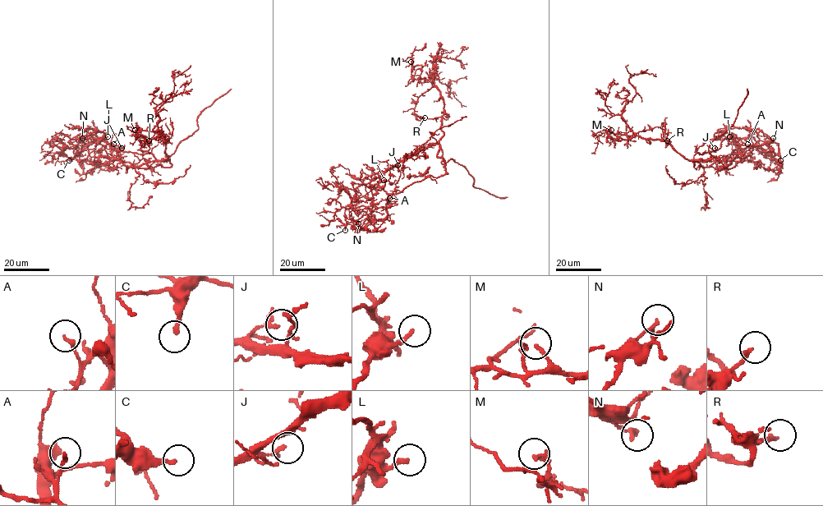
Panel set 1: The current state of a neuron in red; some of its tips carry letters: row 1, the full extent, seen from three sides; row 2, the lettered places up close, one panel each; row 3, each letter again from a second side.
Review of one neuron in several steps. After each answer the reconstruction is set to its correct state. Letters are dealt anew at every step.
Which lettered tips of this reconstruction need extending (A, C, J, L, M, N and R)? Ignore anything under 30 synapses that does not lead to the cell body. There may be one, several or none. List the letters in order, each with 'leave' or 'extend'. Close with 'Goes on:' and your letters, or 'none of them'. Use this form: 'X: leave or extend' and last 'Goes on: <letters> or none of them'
A: leave
C: leave
J: leave
L: leave
M: leave
N: leave
R: leave
Goes on: none of them

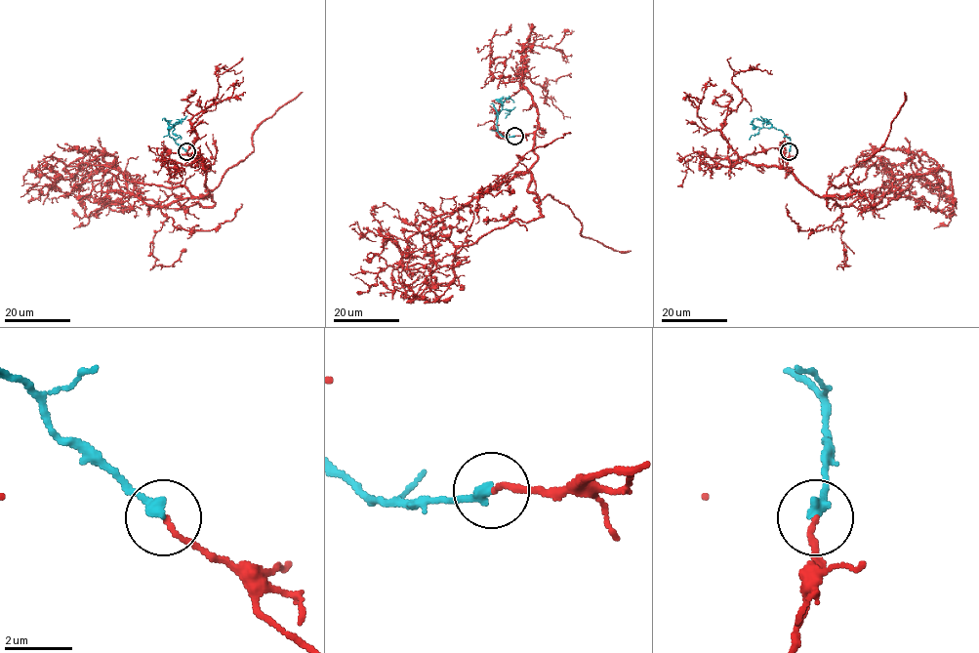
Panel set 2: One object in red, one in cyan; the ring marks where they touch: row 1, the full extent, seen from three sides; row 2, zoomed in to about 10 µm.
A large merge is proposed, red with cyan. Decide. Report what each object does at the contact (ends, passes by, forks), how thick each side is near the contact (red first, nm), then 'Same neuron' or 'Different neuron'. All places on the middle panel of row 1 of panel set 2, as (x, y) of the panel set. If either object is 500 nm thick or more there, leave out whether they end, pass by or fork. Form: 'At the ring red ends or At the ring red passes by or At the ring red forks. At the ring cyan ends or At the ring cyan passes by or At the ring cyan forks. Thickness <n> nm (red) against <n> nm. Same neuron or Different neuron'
At the ring red ends. At the ring cyan ends. Thickness 160 nm (red) against 340 nm. Same neuron

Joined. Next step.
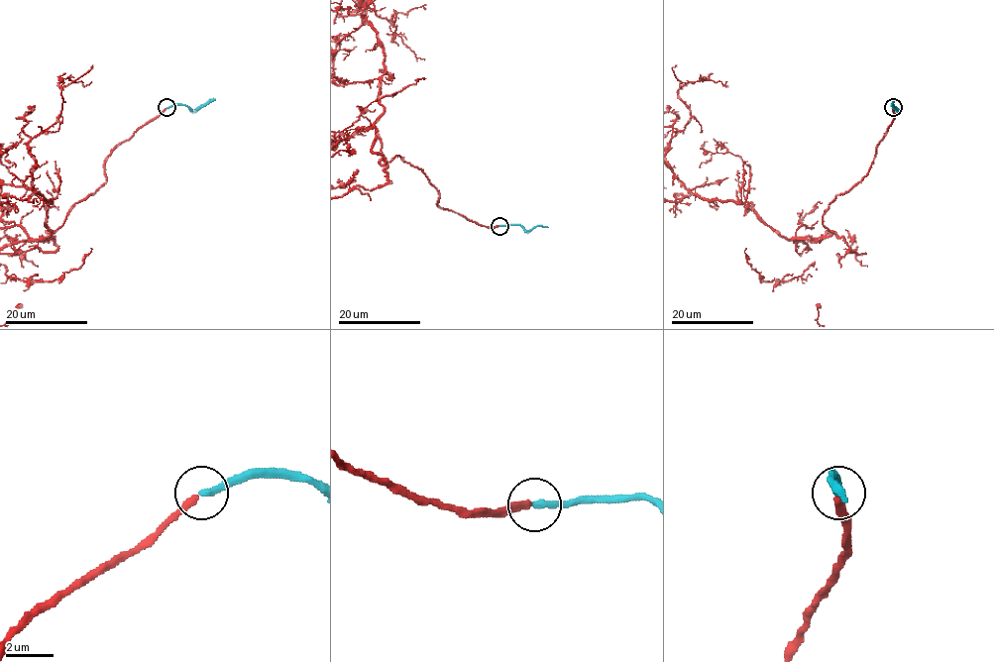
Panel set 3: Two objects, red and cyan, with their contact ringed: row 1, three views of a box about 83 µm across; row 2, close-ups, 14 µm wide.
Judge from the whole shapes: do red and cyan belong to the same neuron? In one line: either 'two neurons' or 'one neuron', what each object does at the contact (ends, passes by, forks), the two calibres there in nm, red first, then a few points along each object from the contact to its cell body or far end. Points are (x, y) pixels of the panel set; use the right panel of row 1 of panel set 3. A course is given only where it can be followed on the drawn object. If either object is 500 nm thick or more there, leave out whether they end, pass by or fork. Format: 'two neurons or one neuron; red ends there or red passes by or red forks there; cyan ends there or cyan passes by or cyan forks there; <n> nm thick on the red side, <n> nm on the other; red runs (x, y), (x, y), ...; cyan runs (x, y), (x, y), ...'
two neurons; red ends there; cyan ends there; 320 nm thick on the red side, 300 nm on the other; cyan runs (893, 107), (897, 111), (893, 106), (894, 99)

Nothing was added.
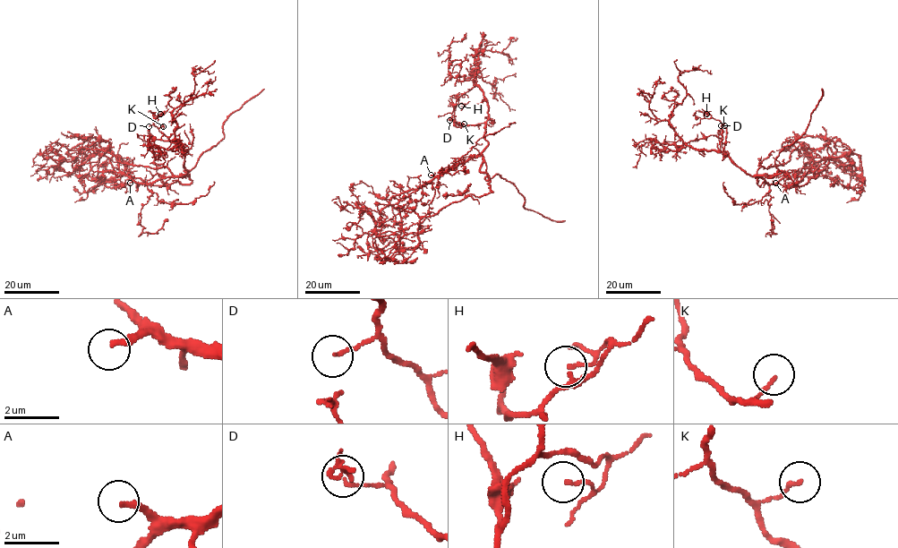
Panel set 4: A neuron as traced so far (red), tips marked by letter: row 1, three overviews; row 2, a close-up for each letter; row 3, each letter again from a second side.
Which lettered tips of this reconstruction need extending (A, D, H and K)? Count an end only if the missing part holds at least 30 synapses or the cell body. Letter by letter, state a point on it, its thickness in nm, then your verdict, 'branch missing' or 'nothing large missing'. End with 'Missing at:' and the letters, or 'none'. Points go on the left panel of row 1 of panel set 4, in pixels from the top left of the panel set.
A: at (130, 183); 220 nm thick; branch missing
D: at (149, 126); 100 nm thick; nothing large missing
H: at (160, 114); 110 nm thick; nothing large missing
K: at (163, 126); 130 nm thick; nothing large missing
Missing at: A

